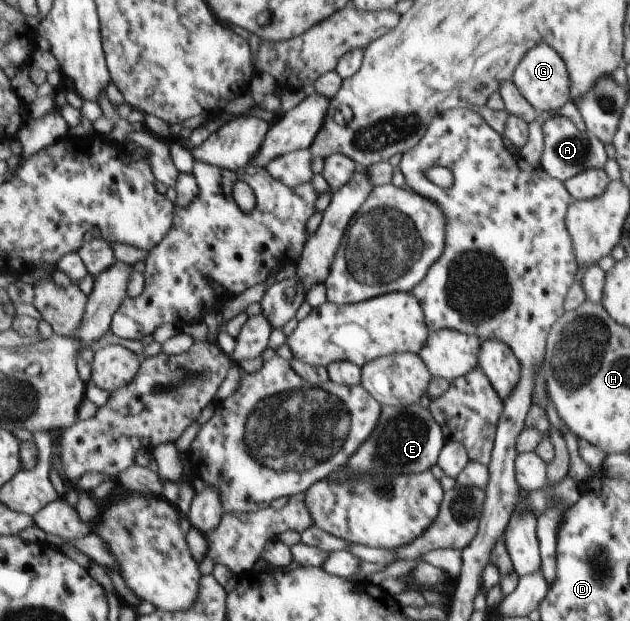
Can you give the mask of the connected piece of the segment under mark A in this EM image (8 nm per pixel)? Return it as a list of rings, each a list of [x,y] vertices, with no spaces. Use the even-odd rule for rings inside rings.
[[[554,116],[541,125],[543,150],[539,164],[542,170],[562,183],[588,169],[602,169],[607,157],[604,145],[592,134],[578,131],[574,124],[564,116]]]

